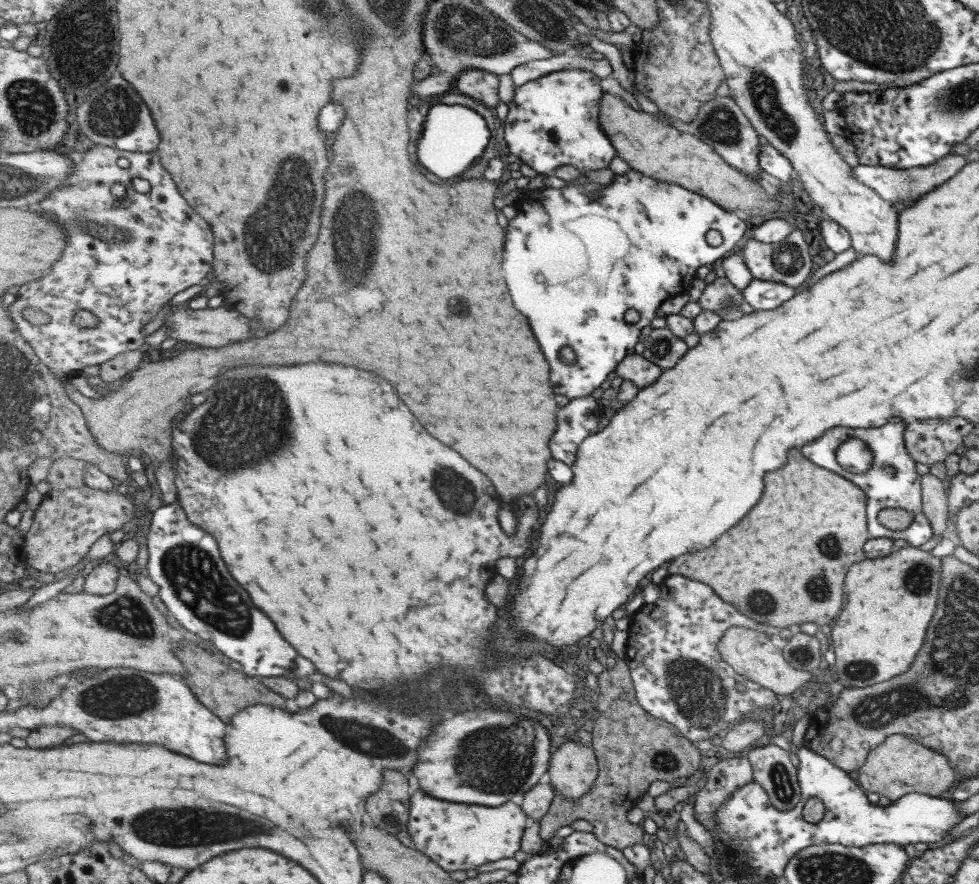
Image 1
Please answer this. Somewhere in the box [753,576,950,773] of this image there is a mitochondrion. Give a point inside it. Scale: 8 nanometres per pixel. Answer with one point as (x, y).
(859, 670)

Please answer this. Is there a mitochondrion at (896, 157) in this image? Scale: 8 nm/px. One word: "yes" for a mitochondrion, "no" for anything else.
no

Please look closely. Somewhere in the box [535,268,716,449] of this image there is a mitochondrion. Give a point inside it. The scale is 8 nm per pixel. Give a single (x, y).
(659, 347)

